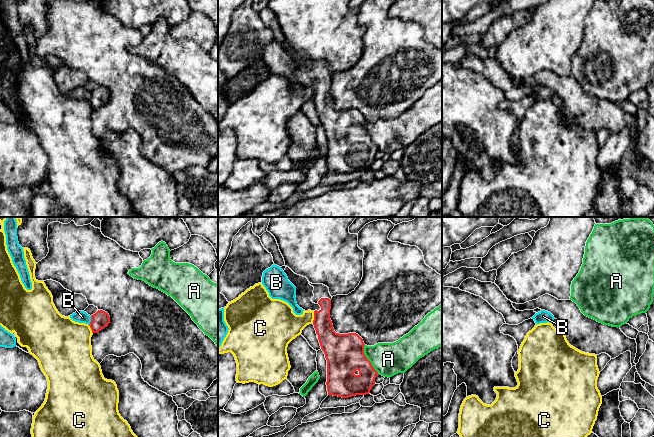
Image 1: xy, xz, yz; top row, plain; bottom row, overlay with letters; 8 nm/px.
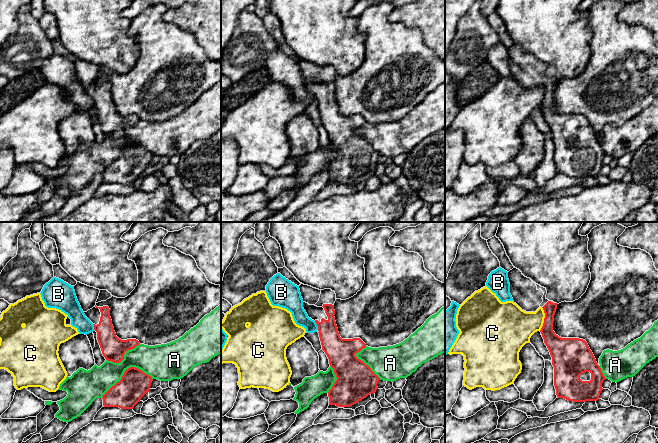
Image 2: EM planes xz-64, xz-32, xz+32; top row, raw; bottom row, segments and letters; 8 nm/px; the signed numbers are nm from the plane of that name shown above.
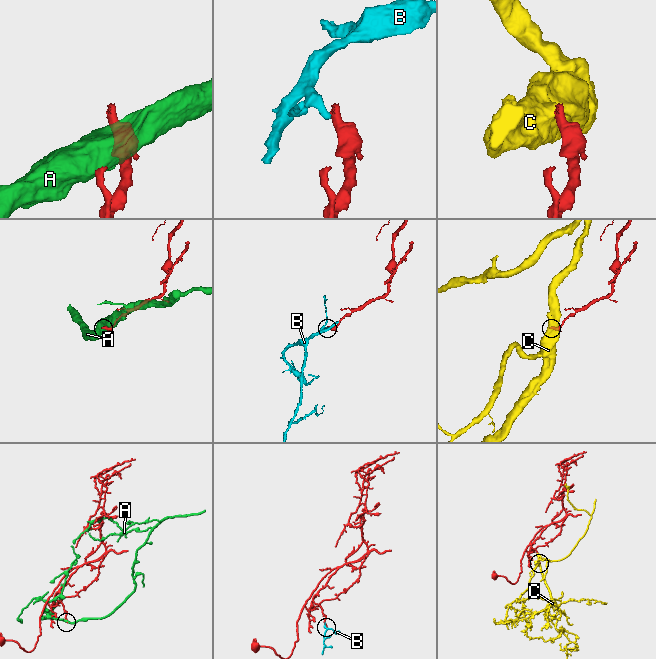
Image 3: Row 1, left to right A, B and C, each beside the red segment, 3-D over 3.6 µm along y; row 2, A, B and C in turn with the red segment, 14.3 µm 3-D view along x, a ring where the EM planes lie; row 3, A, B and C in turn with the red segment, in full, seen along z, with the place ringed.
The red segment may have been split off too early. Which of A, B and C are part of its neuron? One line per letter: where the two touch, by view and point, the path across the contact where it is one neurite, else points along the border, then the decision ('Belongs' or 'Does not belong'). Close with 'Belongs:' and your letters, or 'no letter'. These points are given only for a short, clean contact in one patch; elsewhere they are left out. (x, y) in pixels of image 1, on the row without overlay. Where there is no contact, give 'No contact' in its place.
A: Touches red at xz (367, 135). Does not belong
B: Touches red at xy (91, 96). Boundary: xy (91, 92), (91, 97), (88, 100). Does not belong
C: Touches red at xz (314, 93). Boundary: xz (314, 87), (312, 98). Does not belong
Belongs: no letter

